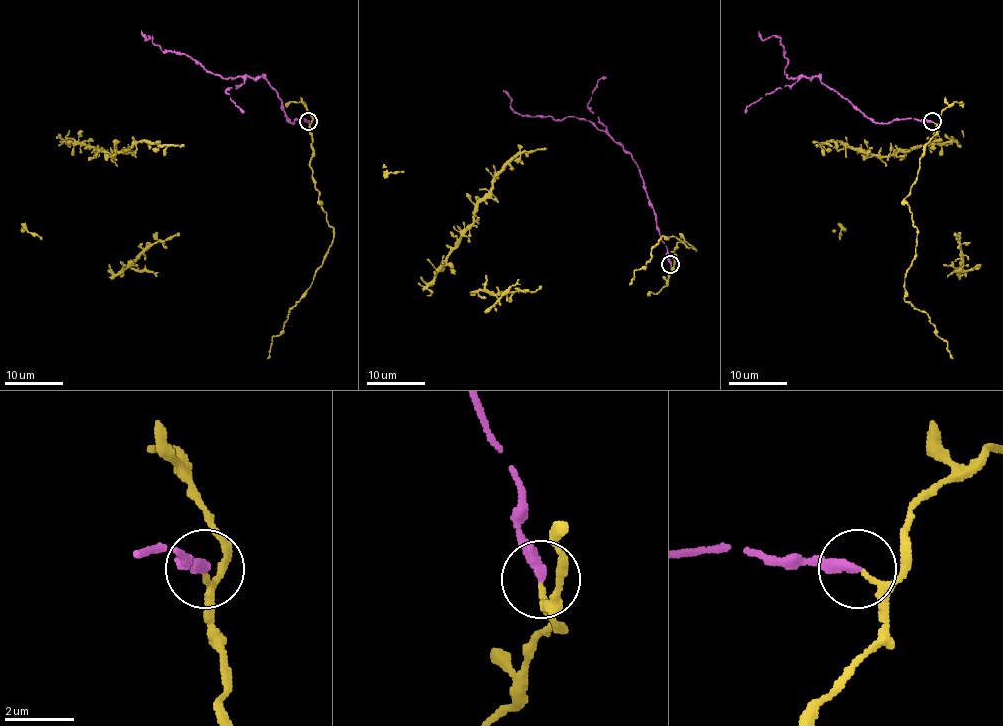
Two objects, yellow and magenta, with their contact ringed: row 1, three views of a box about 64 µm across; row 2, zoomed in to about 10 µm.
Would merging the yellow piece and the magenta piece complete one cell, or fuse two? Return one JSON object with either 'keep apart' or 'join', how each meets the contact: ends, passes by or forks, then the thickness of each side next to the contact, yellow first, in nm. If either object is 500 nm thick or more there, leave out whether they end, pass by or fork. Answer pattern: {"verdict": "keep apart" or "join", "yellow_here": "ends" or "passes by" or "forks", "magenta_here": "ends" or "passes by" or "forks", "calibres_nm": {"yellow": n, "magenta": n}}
{"verdict": "join", "yellow_here": "passes by", "magenta_here": "ends", "calibres_nm": {"yellow": 120, "magenta": 320}}

